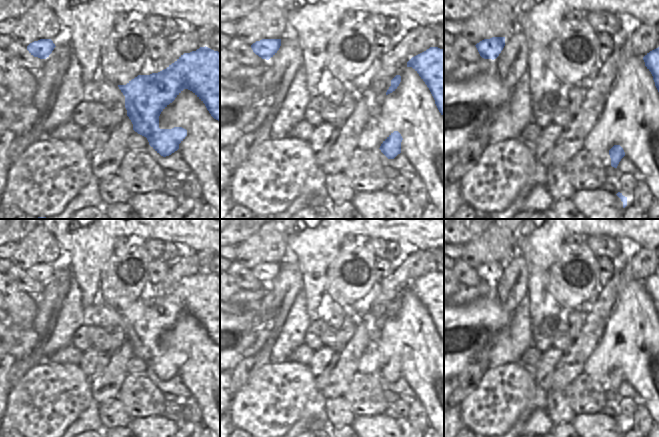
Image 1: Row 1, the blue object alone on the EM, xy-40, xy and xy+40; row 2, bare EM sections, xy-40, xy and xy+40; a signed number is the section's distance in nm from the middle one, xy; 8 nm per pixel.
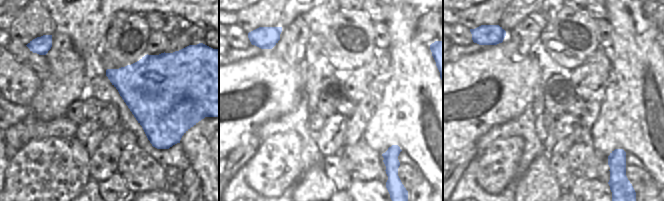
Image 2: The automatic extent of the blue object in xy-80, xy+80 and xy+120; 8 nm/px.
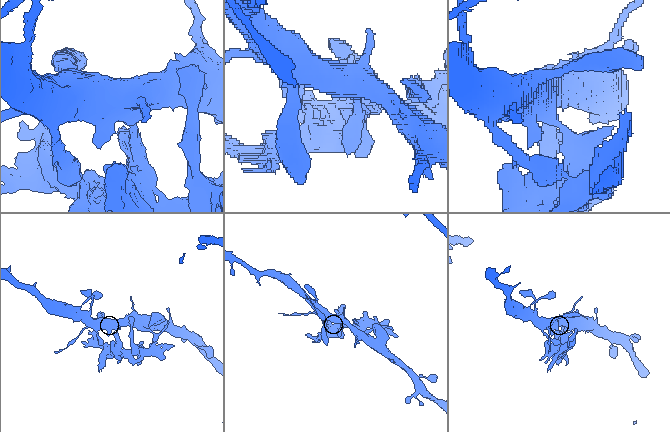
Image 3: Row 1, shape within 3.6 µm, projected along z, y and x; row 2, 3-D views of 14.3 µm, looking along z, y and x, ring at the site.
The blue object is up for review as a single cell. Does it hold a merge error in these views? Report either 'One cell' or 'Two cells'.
Two cells

